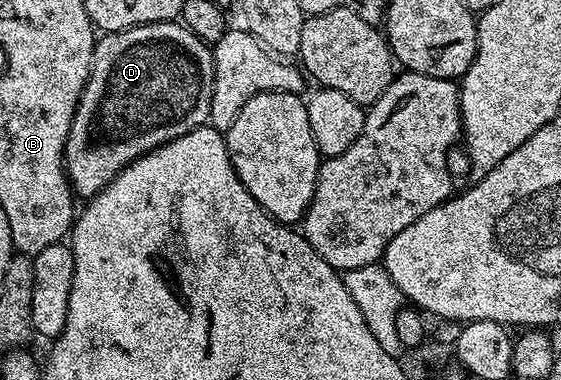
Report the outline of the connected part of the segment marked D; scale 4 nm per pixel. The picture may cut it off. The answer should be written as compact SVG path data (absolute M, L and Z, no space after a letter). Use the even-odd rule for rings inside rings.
M181 21L153 22L143 26L133 26L127 30L106 32L94 43L94 59L90 65L90 75L86 81L84 92L80 96L75 116L72 120L71 130L68 132L65 151L65 172L73 187L73 192L79 199L89 200L100 193L129 162L135 162L140 156L152 152L166 142L176 140L198 126L207 125L210 121L212 108L212 88L214 87L214 51L207 43L200 41Z

